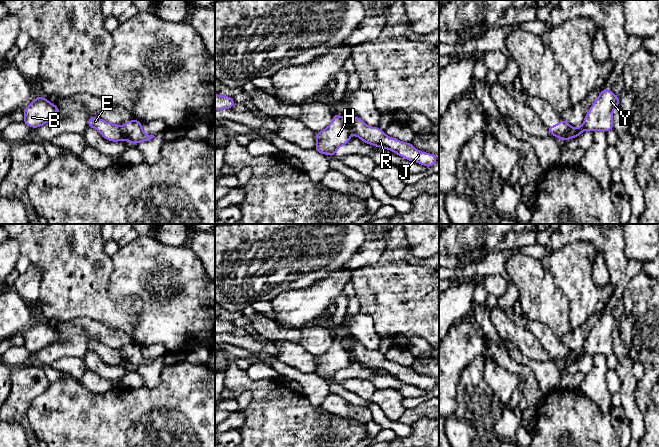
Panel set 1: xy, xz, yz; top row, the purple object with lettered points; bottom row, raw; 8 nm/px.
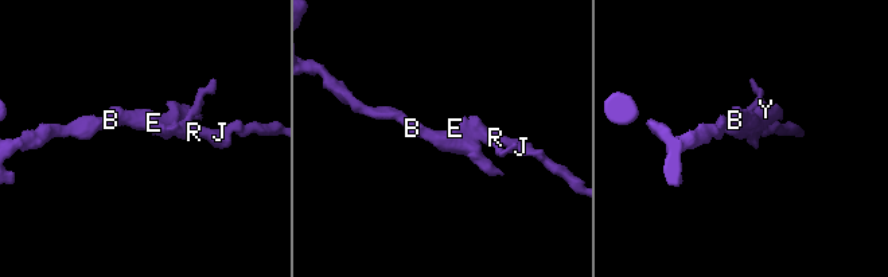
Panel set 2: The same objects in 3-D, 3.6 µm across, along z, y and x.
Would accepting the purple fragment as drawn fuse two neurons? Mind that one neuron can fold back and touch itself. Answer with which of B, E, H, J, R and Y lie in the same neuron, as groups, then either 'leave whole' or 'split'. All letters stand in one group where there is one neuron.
B E H Y / J R | split

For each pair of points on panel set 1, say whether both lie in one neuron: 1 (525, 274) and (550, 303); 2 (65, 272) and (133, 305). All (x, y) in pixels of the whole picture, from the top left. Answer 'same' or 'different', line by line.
1: same
2: same

